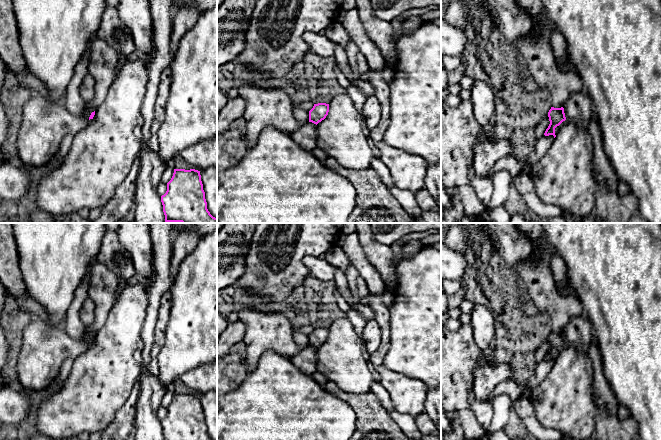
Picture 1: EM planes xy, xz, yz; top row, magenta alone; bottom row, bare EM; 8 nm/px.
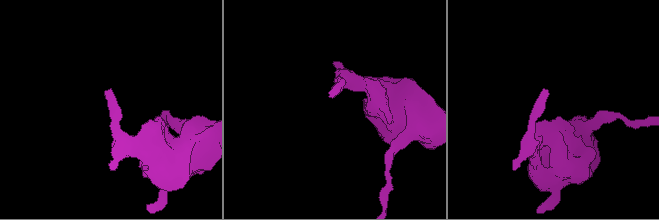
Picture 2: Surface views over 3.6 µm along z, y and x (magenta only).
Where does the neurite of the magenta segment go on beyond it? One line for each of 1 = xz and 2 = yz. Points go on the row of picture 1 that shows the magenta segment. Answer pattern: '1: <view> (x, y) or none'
1: none
2: none

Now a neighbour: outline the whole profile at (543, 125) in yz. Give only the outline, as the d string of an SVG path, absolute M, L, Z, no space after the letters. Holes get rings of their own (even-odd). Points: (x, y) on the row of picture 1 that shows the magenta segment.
M547 114L545 118L536 126L536 130L535 130L536 139L539 139L542 135L544 135L549 124L550 124L550 121L549 121L549 117Z

